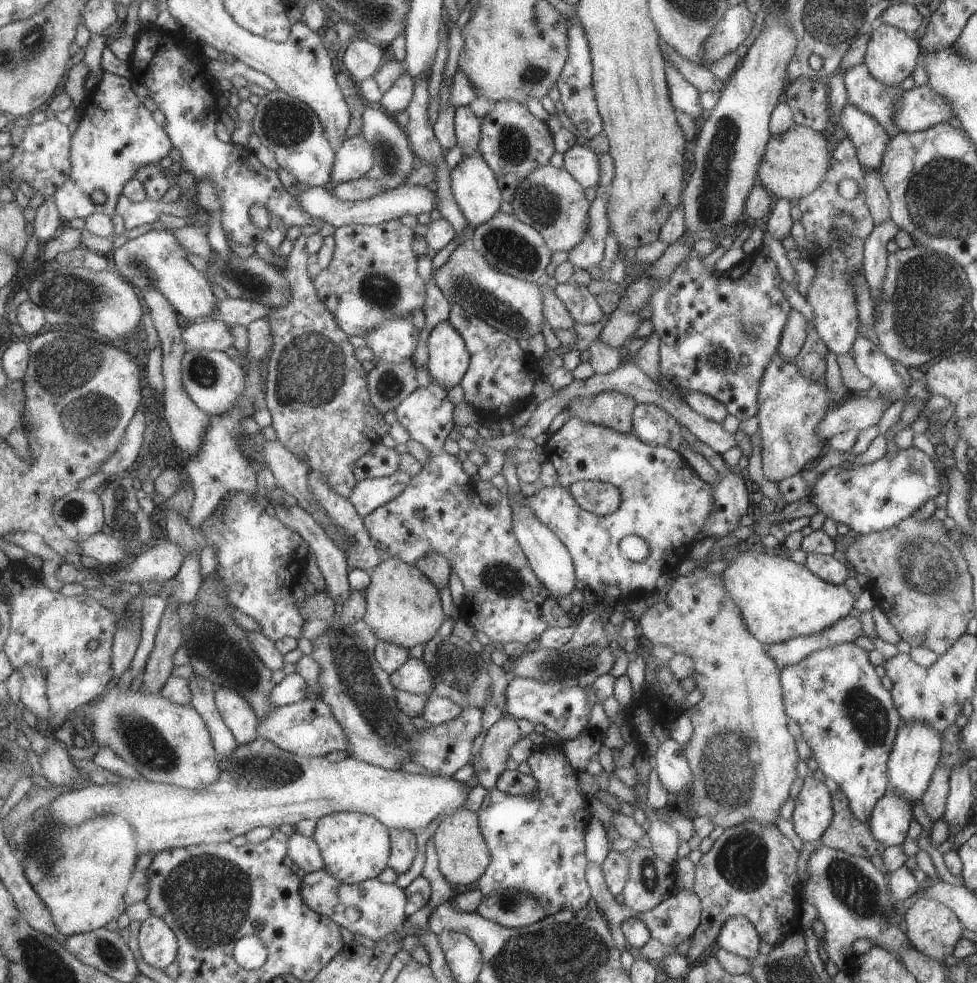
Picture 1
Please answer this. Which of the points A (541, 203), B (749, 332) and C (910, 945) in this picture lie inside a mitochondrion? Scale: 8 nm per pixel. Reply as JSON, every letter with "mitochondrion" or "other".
{"A":"mitochondrion","B":"mitochondrion","C":"other"}

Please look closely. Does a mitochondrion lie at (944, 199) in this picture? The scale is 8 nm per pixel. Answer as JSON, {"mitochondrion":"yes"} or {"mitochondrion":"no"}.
{"mitochondrion":"yes"}

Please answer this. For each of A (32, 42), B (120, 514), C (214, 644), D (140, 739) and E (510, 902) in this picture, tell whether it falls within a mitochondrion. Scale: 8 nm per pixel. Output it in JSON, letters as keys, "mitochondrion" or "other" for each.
{"A":"mitochondrion","B":"mitochondrion","C":"mitochondrion","D":"mitochondrion","E":"mitochondrion"}

